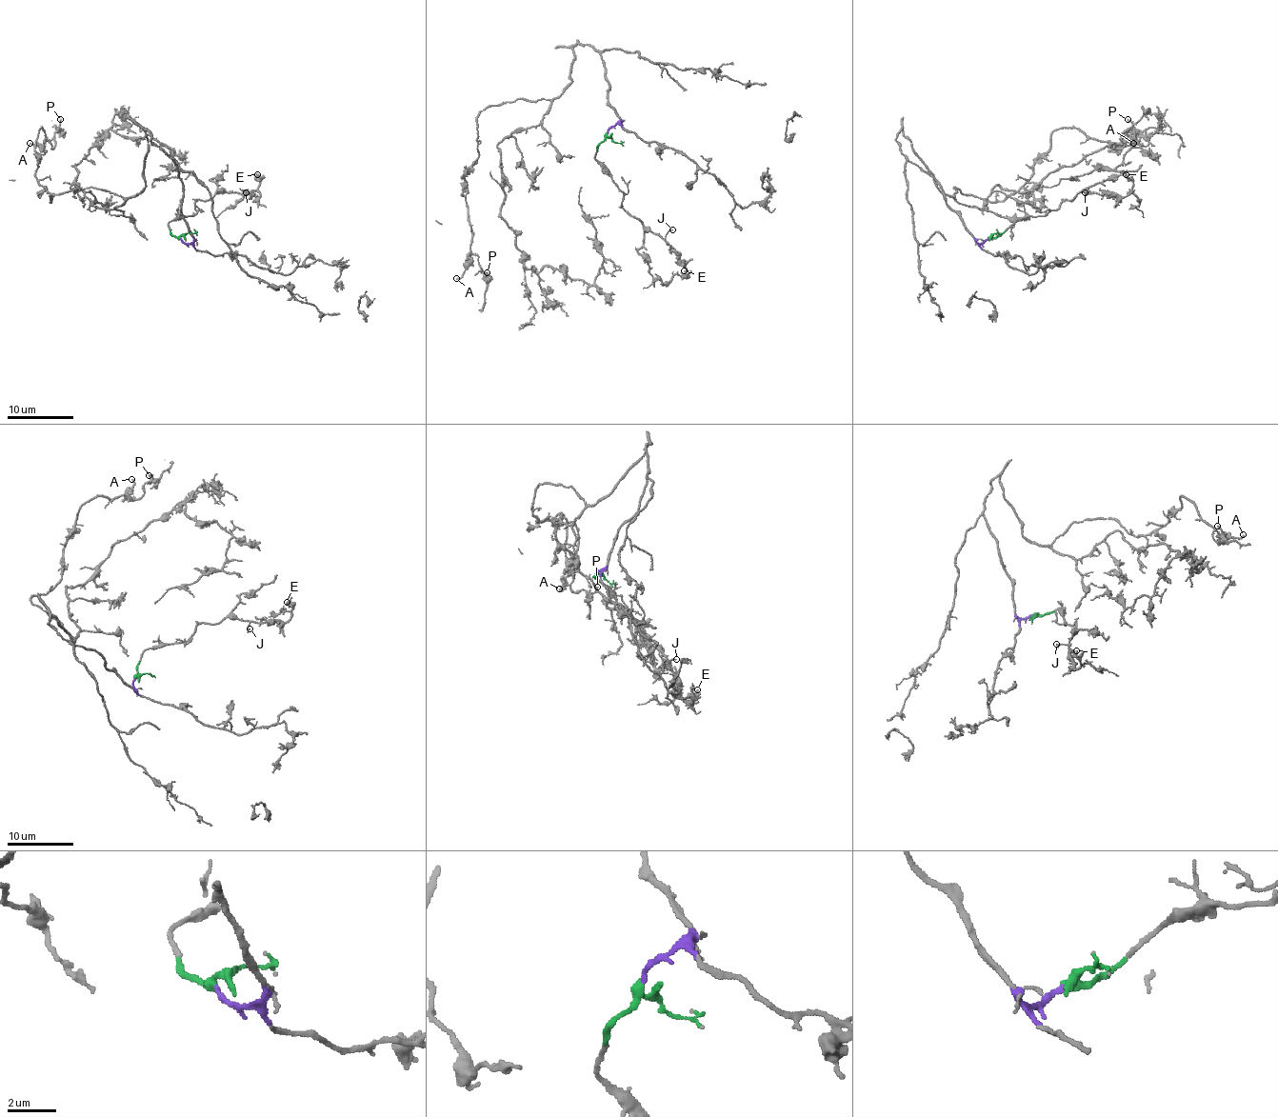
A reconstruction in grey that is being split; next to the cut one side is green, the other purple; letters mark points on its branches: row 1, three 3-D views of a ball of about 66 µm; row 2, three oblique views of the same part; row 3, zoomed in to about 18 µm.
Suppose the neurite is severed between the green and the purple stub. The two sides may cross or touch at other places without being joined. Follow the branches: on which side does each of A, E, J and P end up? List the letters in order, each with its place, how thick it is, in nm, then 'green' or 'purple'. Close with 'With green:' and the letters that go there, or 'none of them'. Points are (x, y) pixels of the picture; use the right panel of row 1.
A: at (1133, 143); 170 nm thick; purple
E: at (1126, 174); 220 nm thick; green
J: at (1085, 192); 150 nm thick; green
P: at (1128, 119); 170 nm thick; purple
With green: E, J

